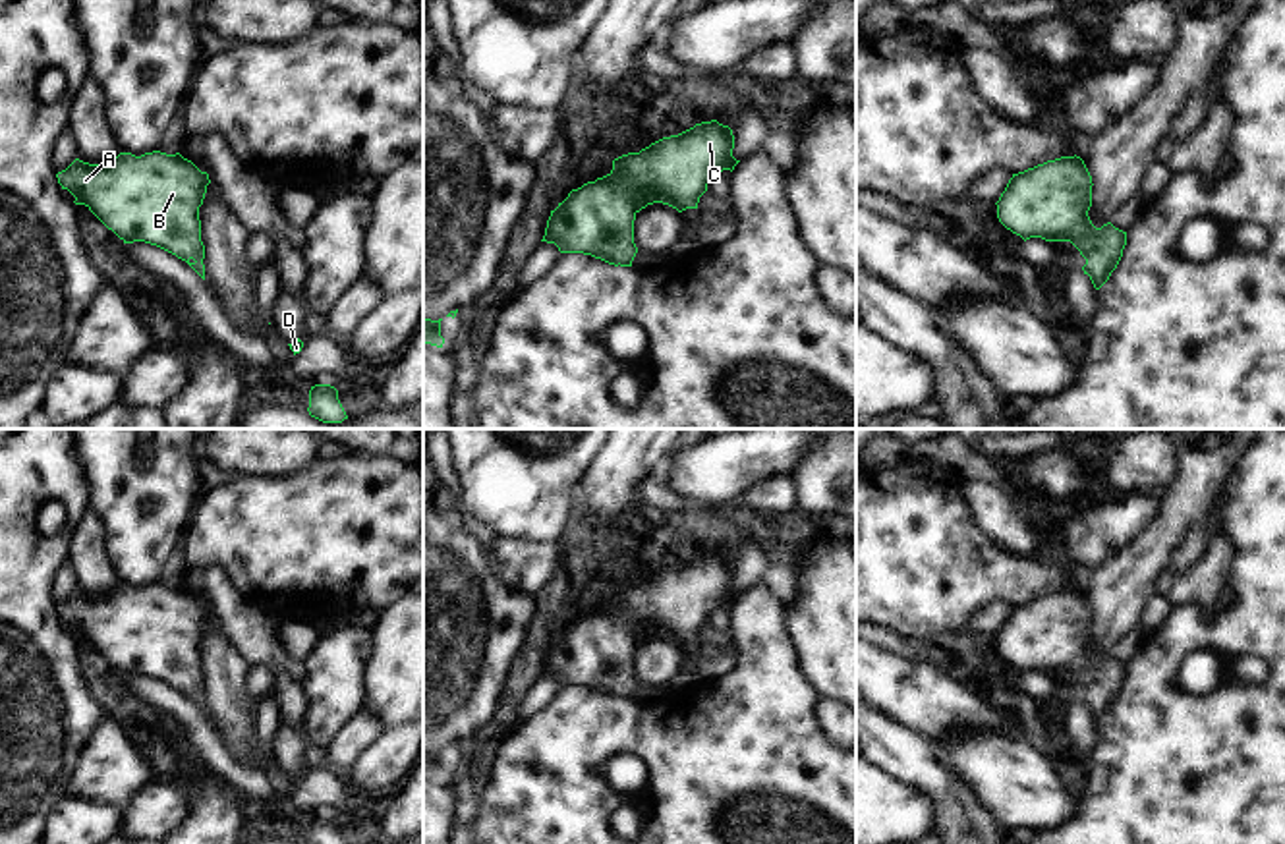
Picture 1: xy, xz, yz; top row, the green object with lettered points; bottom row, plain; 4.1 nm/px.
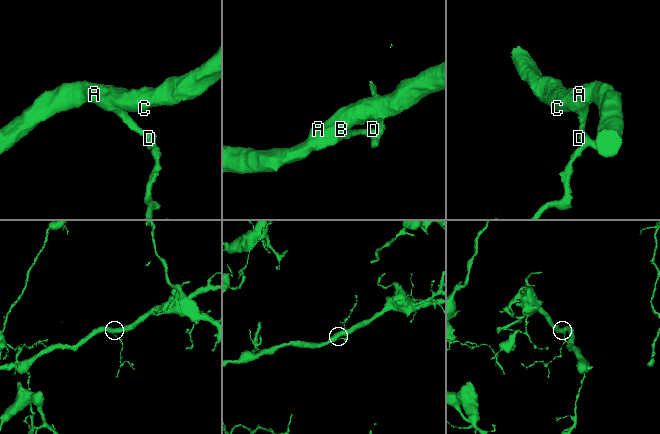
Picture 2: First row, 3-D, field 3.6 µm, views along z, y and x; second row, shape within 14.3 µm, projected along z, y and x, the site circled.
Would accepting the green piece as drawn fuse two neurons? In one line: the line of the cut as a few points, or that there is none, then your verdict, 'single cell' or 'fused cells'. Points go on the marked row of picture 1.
no cut | single cell

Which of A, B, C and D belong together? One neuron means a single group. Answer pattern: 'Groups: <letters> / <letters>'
Groups: A B C D.

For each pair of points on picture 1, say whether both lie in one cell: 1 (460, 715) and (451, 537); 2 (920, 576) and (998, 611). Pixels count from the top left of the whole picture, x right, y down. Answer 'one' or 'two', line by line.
1: one
2: two

